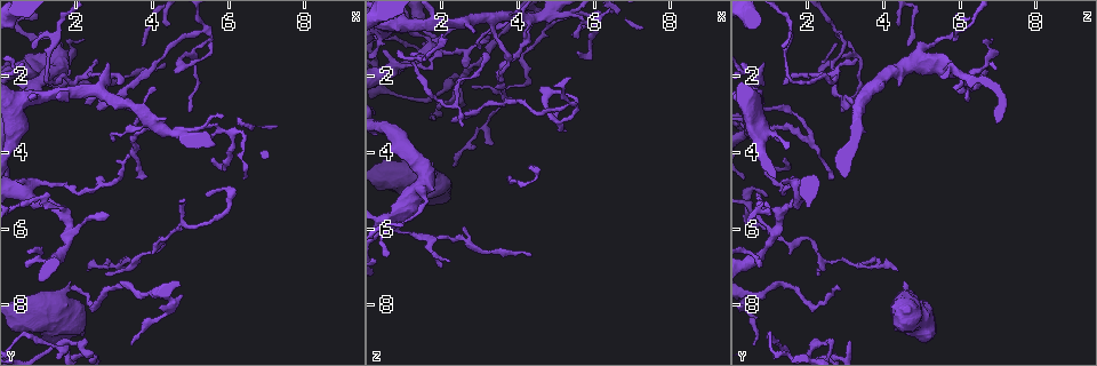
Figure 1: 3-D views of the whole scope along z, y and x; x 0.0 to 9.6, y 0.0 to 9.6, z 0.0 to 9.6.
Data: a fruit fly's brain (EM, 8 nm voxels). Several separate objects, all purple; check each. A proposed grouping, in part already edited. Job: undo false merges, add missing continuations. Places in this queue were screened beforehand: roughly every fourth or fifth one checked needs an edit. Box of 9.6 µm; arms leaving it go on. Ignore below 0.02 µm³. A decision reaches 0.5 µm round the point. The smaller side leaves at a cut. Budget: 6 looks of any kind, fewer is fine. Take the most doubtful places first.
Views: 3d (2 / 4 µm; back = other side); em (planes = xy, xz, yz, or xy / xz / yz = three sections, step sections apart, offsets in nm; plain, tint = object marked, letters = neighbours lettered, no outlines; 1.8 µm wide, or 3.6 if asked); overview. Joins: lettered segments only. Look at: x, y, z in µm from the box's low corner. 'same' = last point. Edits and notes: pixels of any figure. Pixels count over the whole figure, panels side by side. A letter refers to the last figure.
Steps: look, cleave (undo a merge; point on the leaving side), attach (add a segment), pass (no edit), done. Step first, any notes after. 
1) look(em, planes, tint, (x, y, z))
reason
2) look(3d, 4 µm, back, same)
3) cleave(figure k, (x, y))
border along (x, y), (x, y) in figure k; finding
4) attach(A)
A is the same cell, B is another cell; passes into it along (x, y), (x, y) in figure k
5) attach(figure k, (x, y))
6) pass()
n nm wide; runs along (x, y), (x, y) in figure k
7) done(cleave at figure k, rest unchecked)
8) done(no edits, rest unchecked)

look(em, planes, letters, (1.80, 7.60, 2.85))
long arm stops here

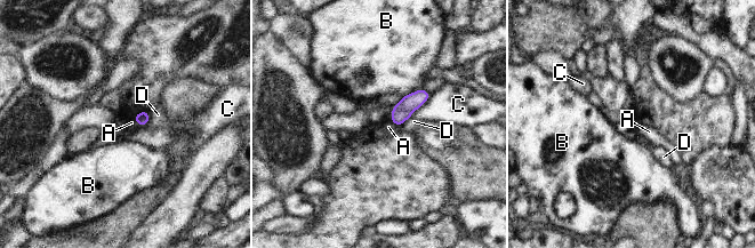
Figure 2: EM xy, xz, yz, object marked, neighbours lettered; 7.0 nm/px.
pass()
A, B, C and D are other cells; border along (388, 119), (398, 126) in figure 2; none of them fits

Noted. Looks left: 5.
look(em, planes, letters, (3.90, 4.60, 2.70))
tapers out

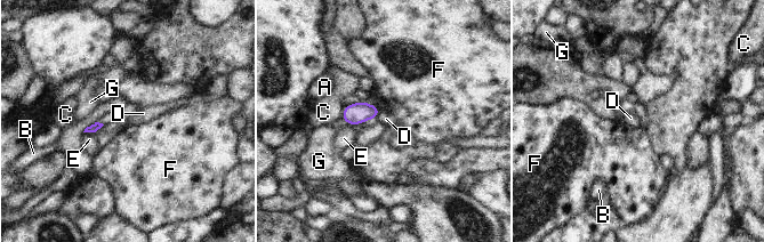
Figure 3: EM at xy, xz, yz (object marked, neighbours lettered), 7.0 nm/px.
pass()
E touches over 90 nm; A, B, C, D, E, F and G are other cells; border along (379, 109), (376, 117) in figure 3; none of them fits

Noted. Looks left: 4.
look(em, 3.6 µm, planes, tint, (4.85, 5.90, 0.60))
abrupt turn

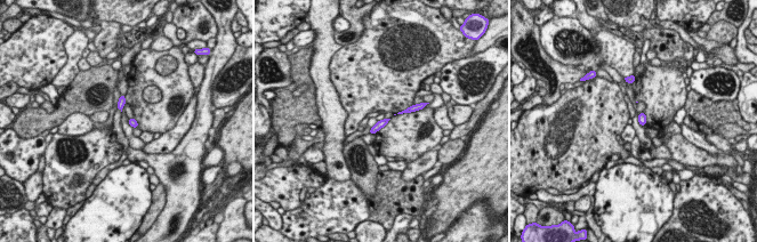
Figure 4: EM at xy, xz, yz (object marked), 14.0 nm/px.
look(em, 3.6 µm, planes, letters, same)
see the neighbours

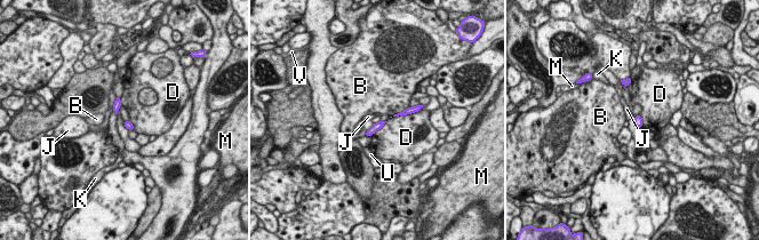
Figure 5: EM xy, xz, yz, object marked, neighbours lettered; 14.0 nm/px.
pass()
B, D, J, K, M, U and V are other cells; border along (374, 124), (364, 135) in figure 5; one neuron here

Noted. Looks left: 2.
done(no edits, rest unchecked)

